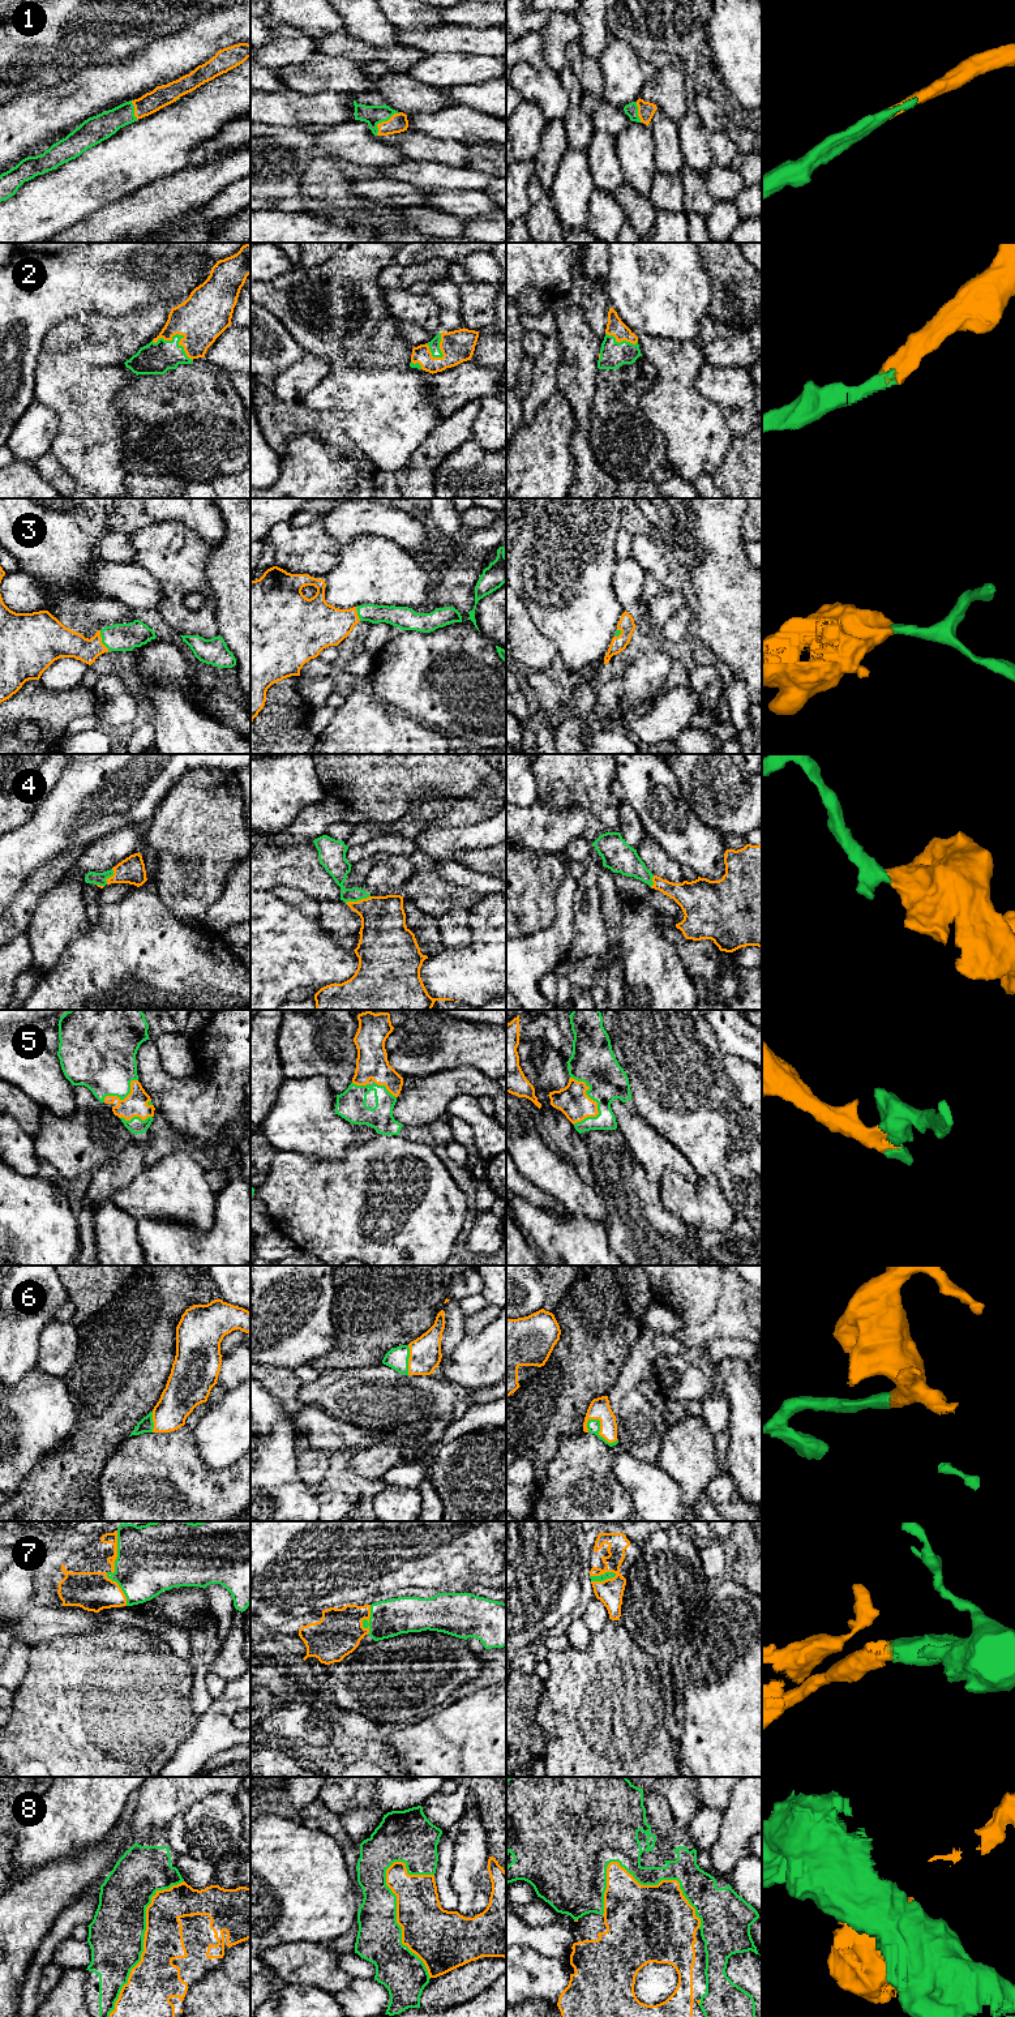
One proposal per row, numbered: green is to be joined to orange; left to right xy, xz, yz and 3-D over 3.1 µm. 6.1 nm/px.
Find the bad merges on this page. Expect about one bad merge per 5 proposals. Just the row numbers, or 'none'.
none

